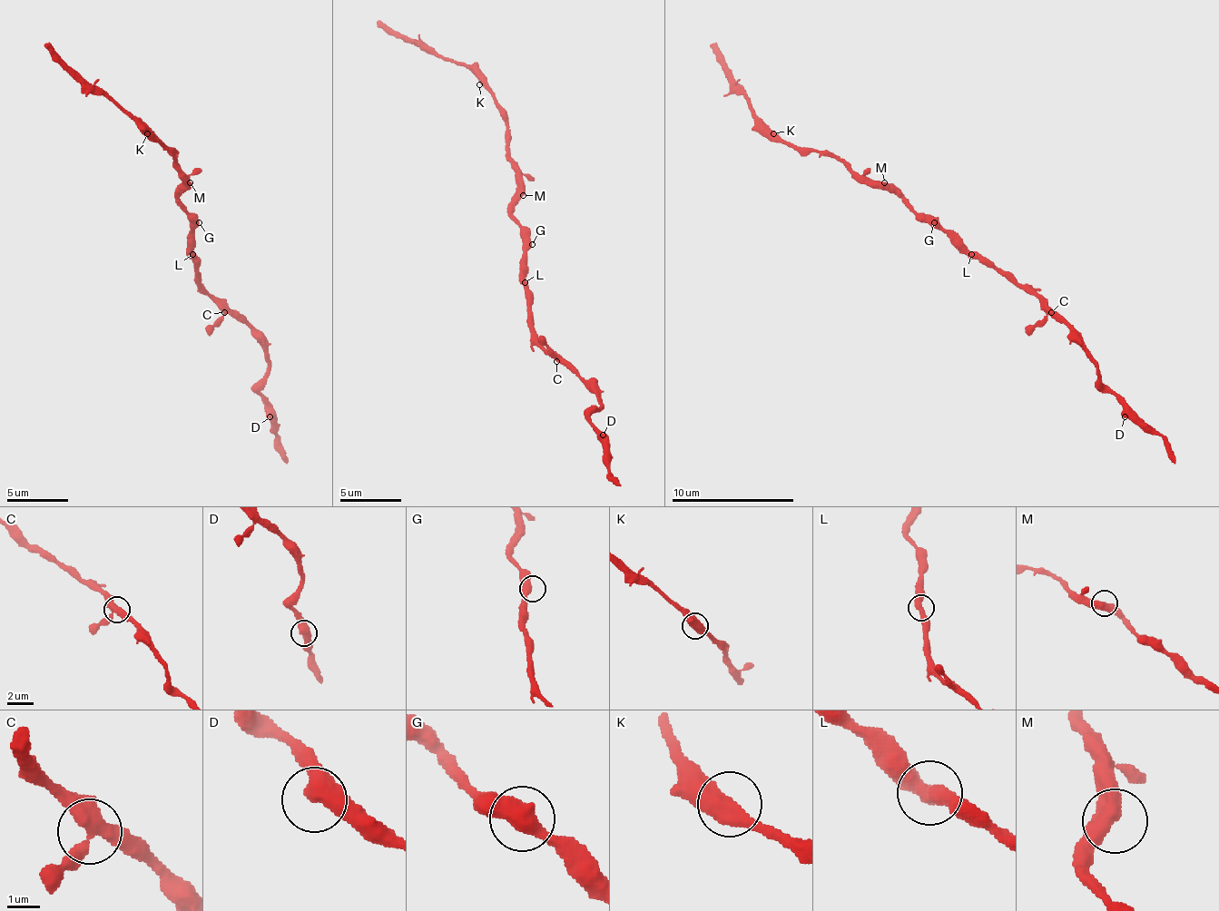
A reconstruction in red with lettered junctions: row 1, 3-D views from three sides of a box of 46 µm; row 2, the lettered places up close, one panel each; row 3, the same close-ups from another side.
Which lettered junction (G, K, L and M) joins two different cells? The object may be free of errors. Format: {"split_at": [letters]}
{"split_at": []}

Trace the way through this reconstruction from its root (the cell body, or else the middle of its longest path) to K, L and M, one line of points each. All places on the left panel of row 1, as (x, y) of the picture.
K: (193, 232), (193, 220), (181, 201), (183, 171), (178, 164), (178, 155), (159, 146), (147, 133)
L: (193, 232), (193, 253)
M: (193, 232), (193, 220), (181, 201), (181, 192), (190, 182)

